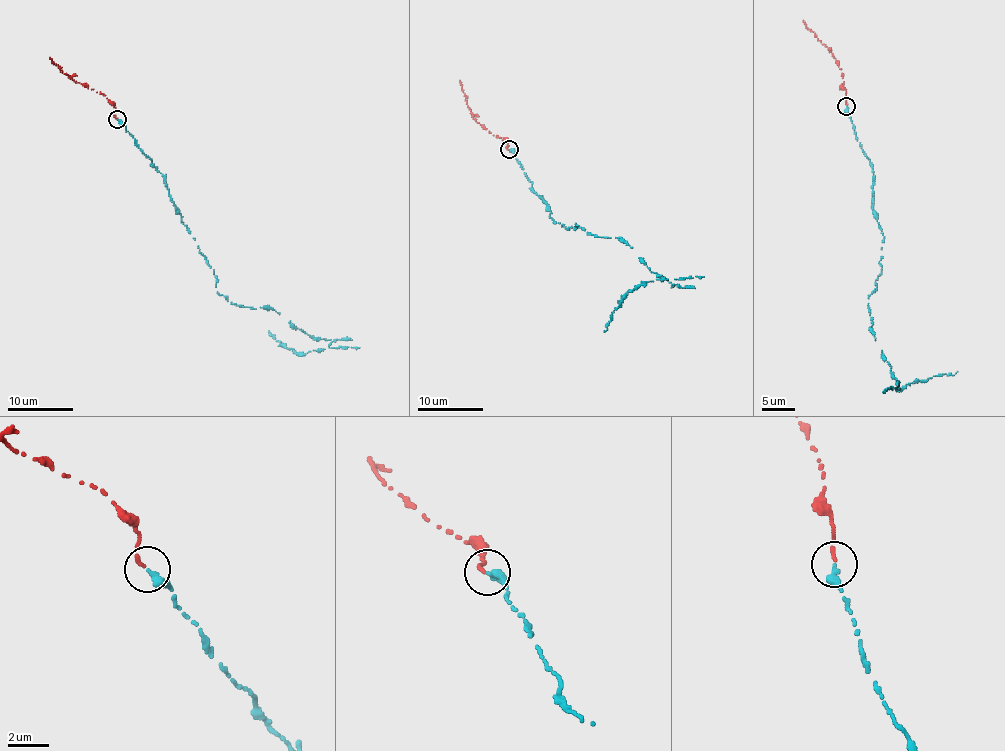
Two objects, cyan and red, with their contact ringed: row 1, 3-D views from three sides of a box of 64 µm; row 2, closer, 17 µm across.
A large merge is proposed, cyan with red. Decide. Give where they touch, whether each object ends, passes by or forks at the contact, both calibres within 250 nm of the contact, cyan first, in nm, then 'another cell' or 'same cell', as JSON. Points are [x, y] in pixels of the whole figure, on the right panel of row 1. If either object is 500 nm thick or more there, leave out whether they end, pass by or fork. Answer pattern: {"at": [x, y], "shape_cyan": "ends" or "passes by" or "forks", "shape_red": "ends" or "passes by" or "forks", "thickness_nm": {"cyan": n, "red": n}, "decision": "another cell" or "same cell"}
{"at": [846, 106], "shape_cyan": "ends", "shape_red": "ends", "thickness_nm": {"cyan": 320, "red": 190}, "decision": "same cell"}

